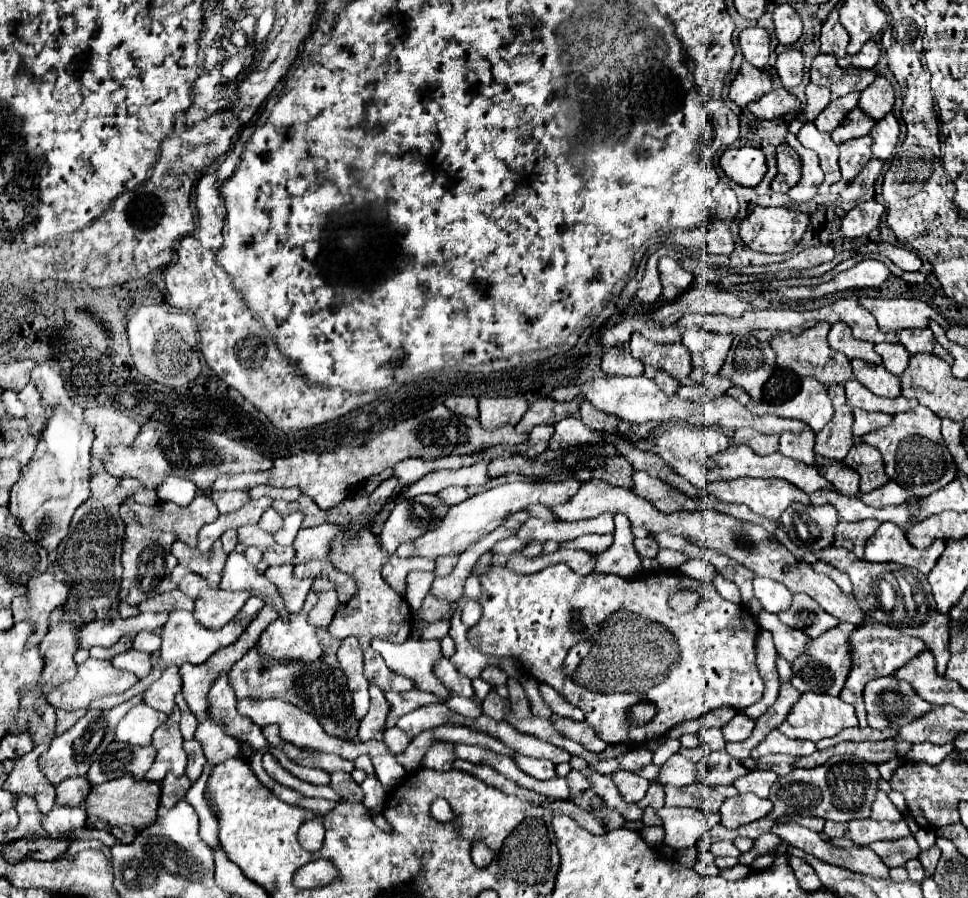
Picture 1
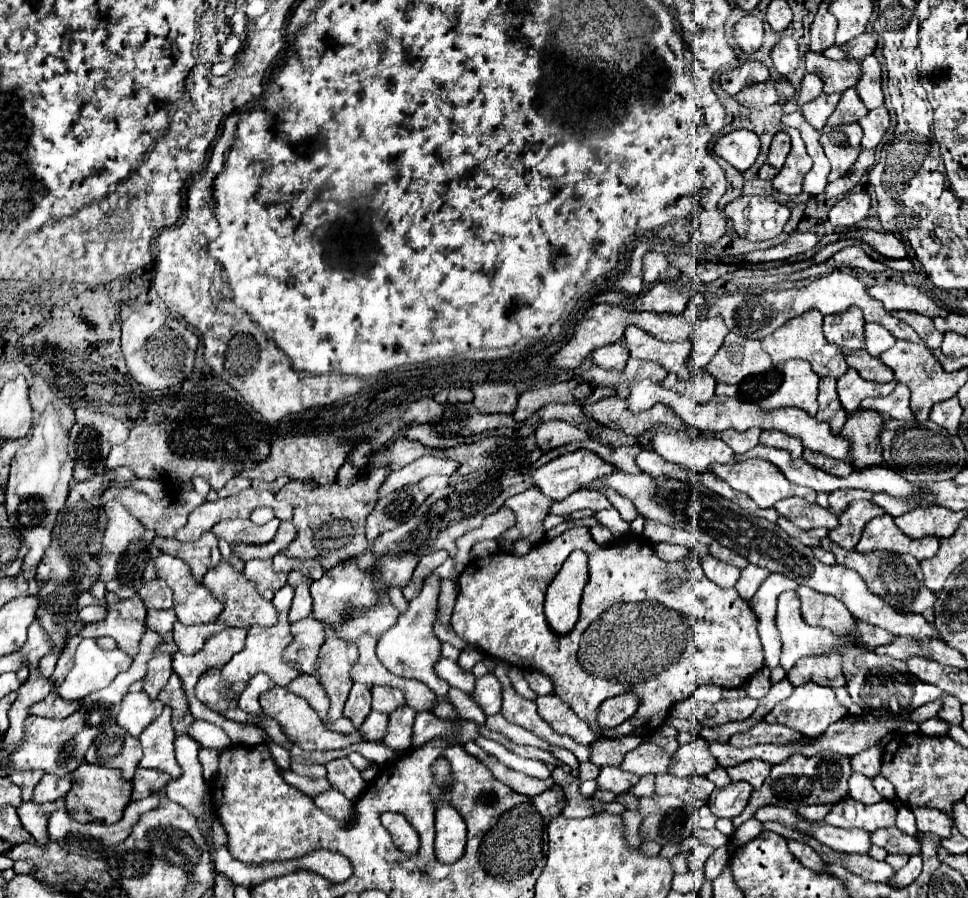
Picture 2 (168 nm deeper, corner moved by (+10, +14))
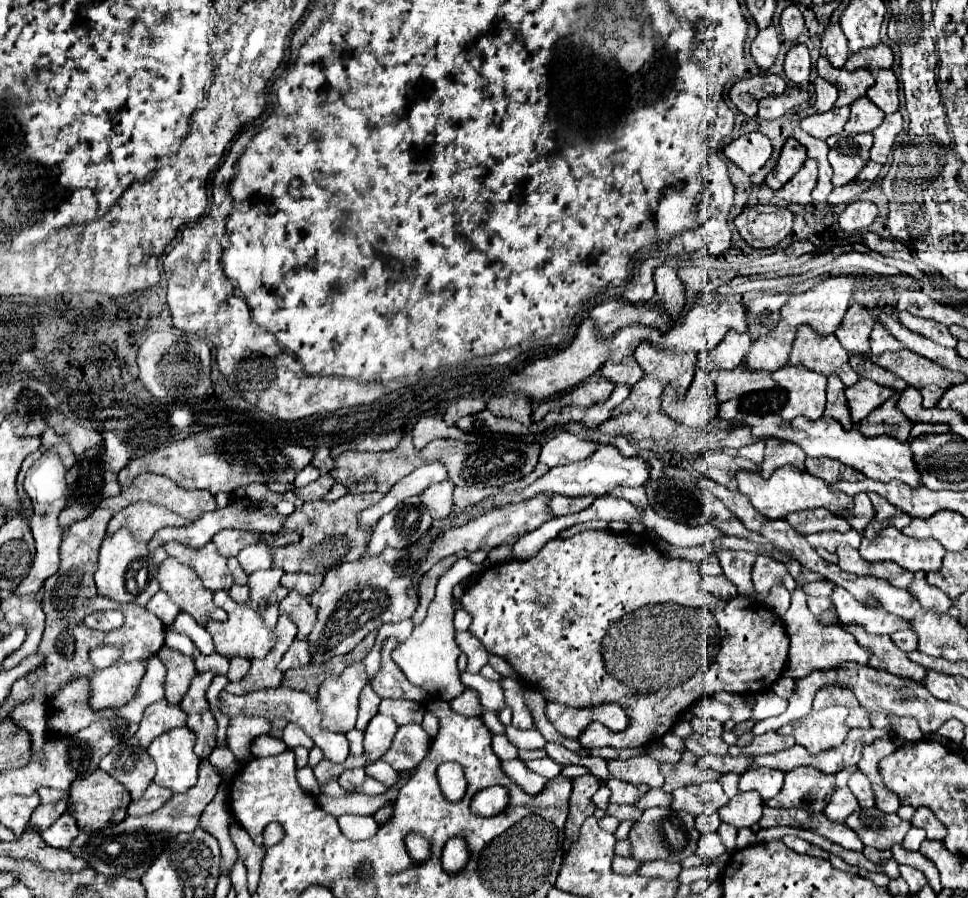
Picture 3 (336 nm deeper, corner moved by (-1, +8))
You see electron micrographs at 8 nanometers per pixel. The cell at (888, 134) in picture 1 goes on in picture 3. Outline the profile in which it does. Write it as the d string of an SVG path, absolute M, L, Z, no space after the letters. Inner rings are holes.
M893 112L889 116L885 116L885 120L873 130L875 142L871 148L871 160L885 164L889 150L893 148L893 142L897 138L897 134L903 130L903 116L901 112Z

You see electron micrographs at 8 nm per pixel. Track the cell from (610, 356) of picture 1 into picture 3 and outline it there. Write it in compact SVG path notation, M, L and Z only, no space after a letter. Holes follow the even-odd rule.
M625 358L621 362L605 362L603 368L601 368L601 376L613 384L627 384L627 386L633 386L635 382L639 382L639 378L643 376L643 370L641 366L637 364L635 358Z

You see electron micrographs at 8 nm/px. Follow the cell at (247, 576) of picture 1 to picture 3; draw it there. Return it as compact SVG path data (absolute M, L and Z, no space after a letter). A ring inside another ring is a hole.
M217 590L215 592L215 598L213 602L223 608L227 612L227 622L209 622L207 624L207 630L209 634L213 636L213 642L215 642L215 648L217 648L217 654L221 656L229 656L229 654L235 654L235 656L241 656L241 658L247 658L247 660L253 660L253 658L263 658L277 642L277 634L273 628L267 628L263 618L259 618L259 612L249 606L249 602L235 602L227 590Z

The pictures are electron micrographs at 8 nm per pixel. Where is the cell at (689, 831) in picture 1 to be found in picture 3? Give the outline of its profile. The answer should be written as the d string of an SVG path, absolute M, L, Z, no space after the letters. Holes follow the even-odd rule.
M649 808L643 816L633 824L629 832L631 854L639 862L649 860L669 860L669 862L683 862L697 850L699 830L695 826L695 816L687 812L677 812L671 808Z

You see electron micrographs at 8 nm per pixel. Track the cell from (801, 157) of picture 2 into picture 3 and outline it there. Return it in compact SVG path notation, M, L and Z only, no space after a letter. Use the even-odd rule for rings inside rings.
M807 158L803 168L785 186L781 186L775 192L775 196L785 202L809 204L815 184L817 184L817 166L815 166L815 162L811 162L811 158Z

